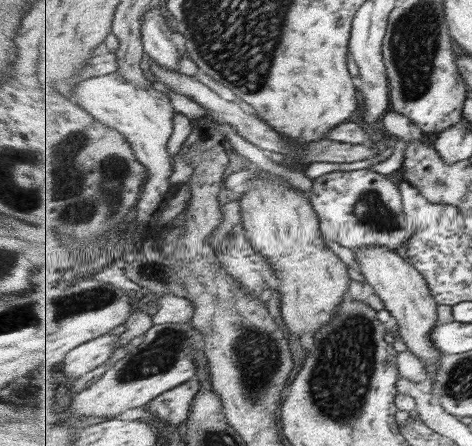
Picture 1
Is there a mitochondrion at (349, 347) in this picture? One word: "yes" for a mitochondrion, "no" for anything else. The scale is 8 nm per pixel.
yes

